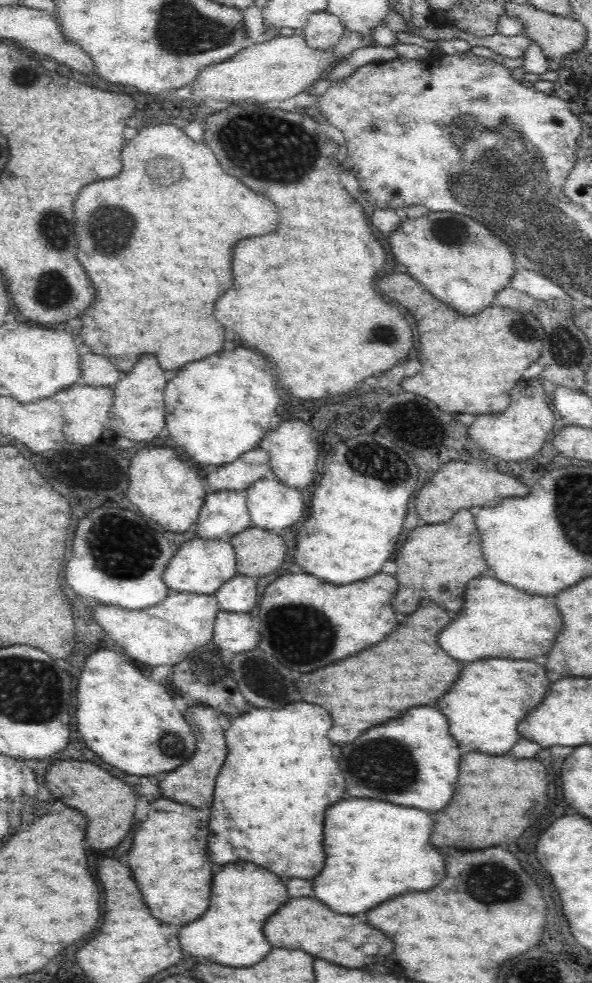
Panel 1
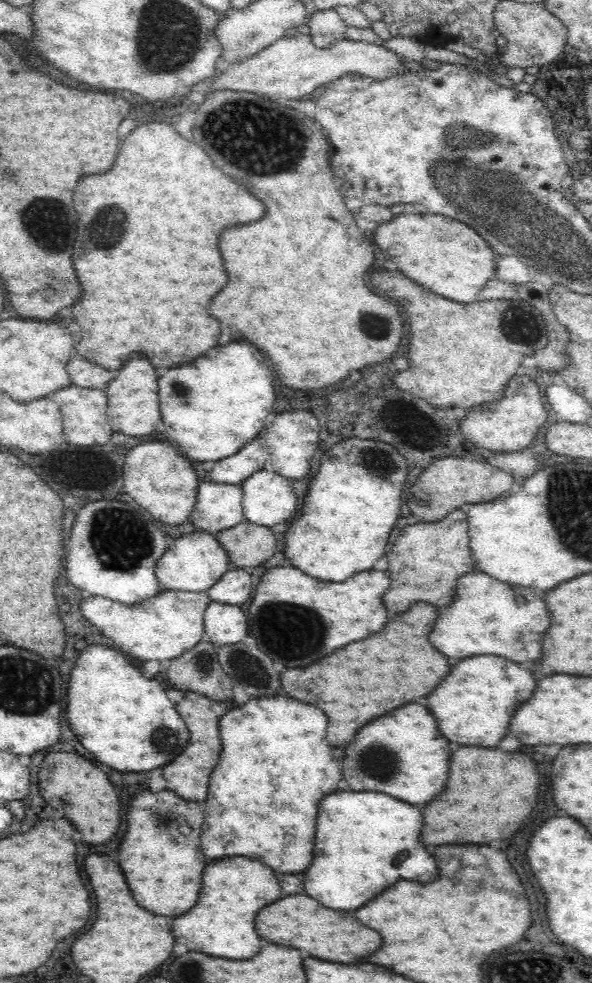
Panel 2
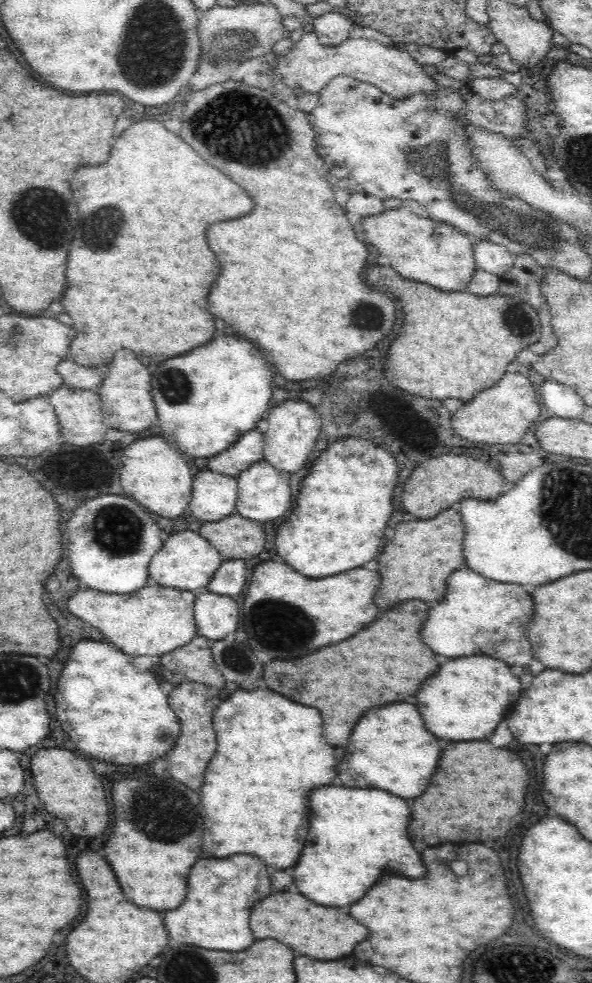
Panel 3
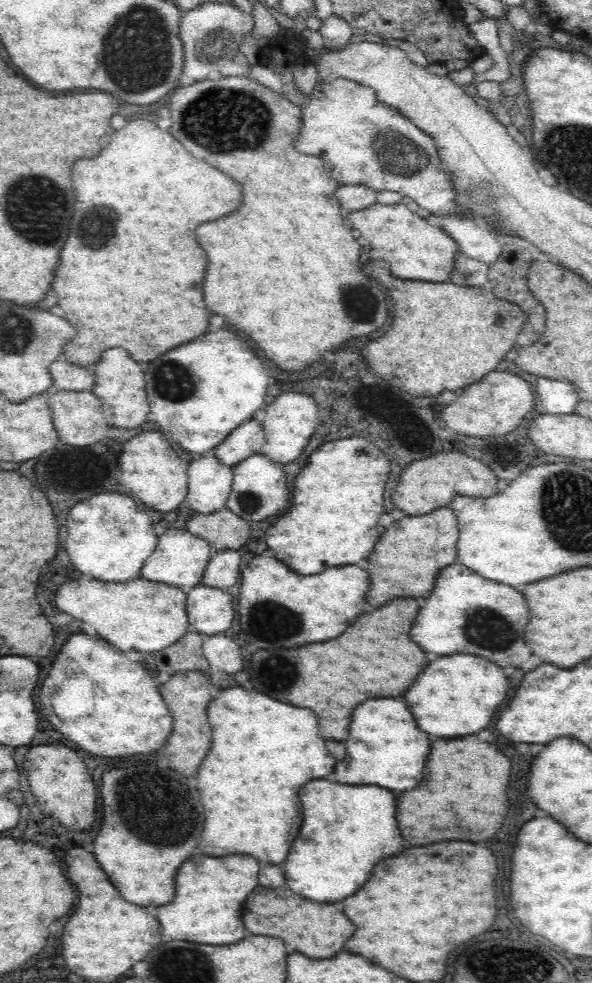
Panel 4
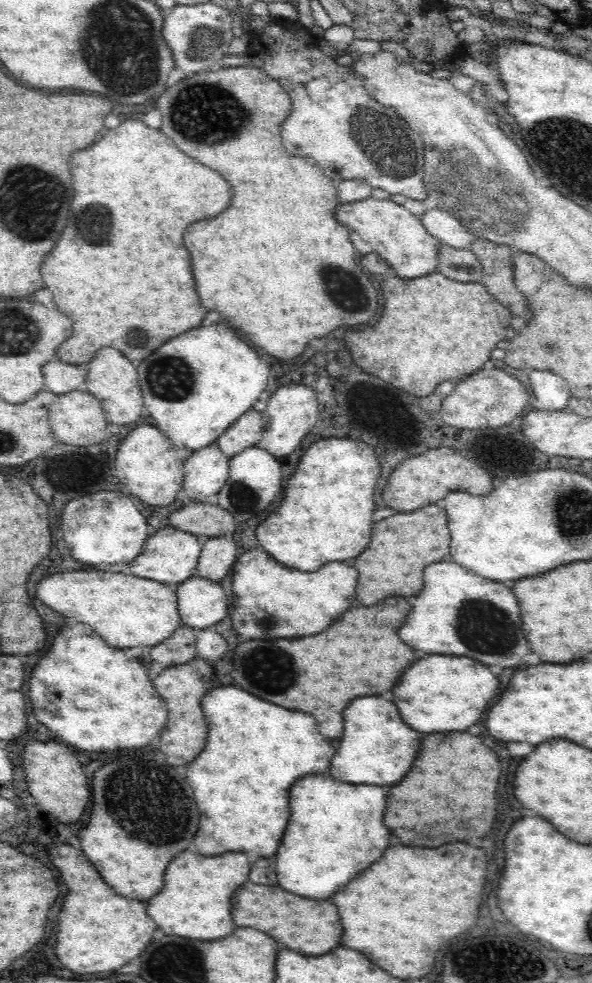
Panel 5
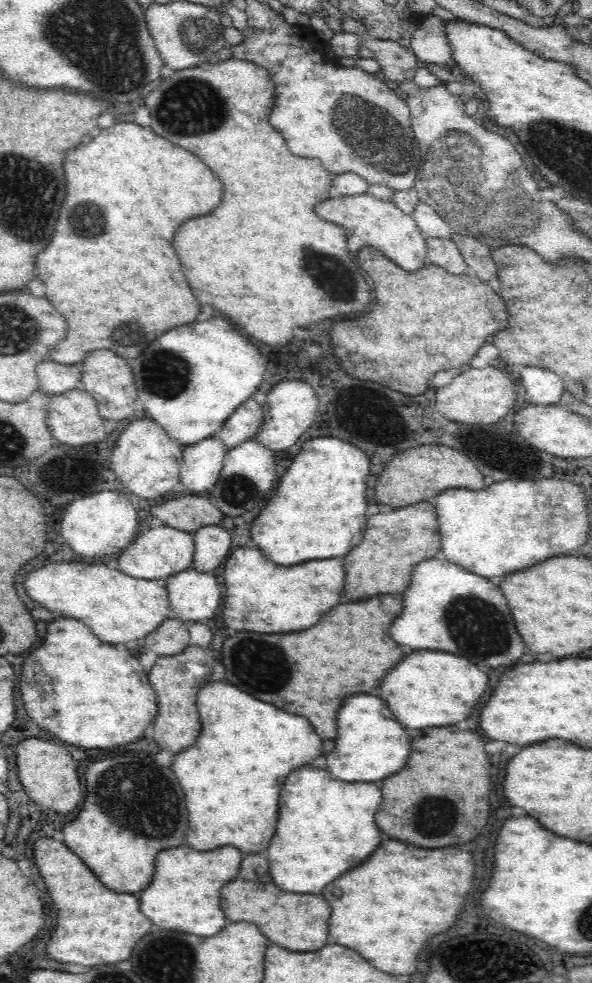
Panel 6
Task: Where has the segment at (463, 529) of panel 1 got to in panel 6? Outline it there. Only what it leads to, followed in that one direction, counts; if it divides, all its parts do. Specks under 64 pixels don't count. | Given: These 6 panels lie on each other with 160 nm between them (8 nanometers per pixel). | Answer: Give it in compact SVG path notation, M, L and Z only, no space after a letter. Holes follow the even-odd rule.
M433 501L419 502L412 506L398 508L396 516L392 514L390 518L376 516L370 520L370 530L366 534L364 544L346 556L344 568L346 568L348 576L346 576L344 596L352 602L360 602L364 598L382 594L382 588L388 584L392 584L396 588L396 590L394 588L388 590L388 594L404 592L410 584L412 568L416 564L420 564L422 560L434 558L440 551L442 551L440 527ZM394 526L396 526L396 550L392 550L392 546L376 546L376 544L384 544L382 540L386 540L386 536L394 532ZM386 570L394 570L394 572L386 572Z

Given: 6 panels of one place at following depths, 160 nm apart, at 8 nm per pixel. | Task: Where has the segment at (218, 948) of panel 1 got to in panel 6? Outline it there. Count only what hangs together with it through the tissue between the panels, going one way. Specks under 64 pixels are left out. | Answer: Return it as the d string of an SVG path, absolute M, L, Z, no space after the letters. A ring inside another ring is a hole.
M180 846L160 852L154 884L148 886L148 892L142 892L140 910L164 930L178 930L202 938L216 936L226 926L226 916L220 908L220 888L238 876L240 864L242 854L236 848L194 852L188 846Z

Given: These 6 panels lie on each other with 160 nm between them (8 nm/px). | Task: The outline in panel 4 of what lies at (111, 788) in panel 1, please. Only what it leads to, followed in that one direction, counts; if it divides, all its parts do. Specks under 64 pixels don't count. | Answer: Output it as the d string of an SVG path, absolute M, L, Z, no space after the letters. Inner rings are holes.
M34 746L26 754L24 768L30 788L44 814L56 818L68 830L90 830L96 820L96 786L82 758L66 746Z

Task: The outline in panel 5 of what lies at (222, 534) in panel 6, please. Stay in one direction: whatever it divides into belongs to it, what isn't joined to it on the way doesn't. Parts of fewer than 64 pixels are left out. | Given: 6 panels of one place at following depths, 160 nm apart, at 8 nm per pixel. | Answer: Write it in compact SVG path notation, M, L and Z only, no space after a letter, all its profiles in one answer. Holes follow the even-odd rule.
M228 536L204 539L195 576L221 584L239 555L236 544Z

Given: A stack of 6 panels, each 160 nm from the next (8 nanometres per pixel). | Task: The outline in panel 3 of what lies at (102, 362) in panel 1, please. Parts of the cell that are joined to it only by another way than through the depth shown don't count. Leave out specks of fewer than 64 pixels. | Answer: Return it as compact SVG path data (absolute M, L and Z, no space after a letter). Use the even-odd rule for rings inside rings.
M70 357L64 359L56 370L62 376L63 384L81 388L82 390L97 390L108 374L106 367L87 367L78 364Z

